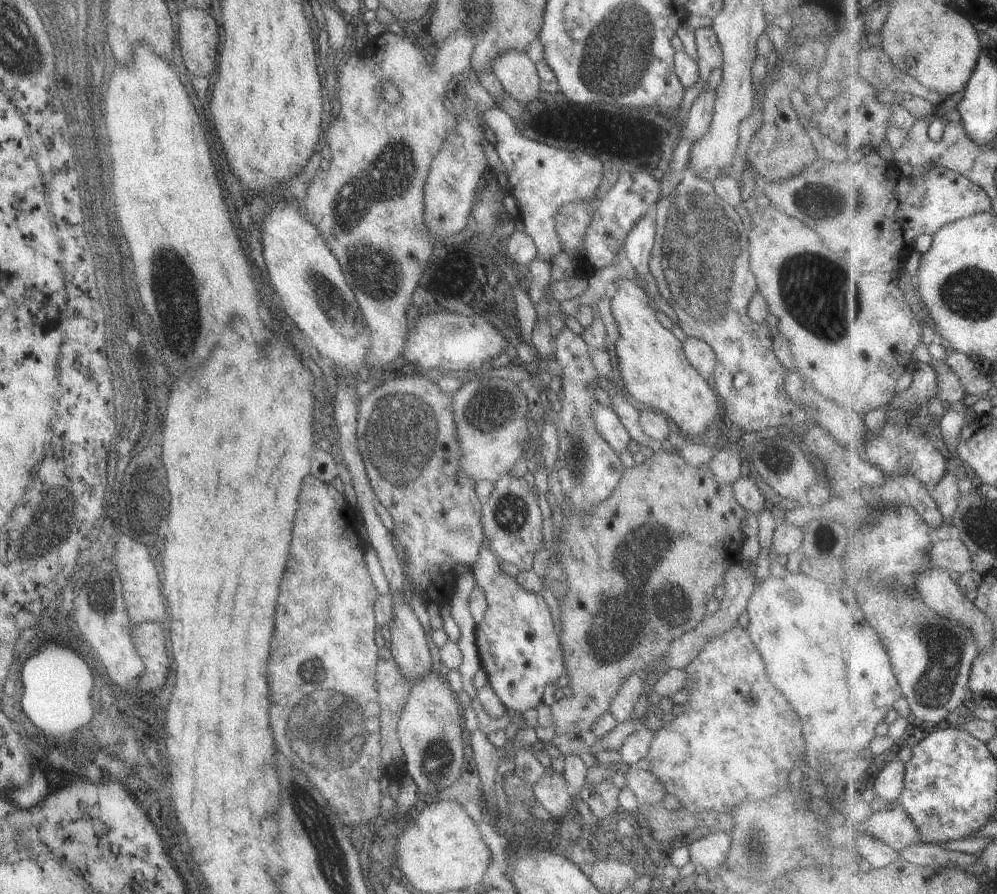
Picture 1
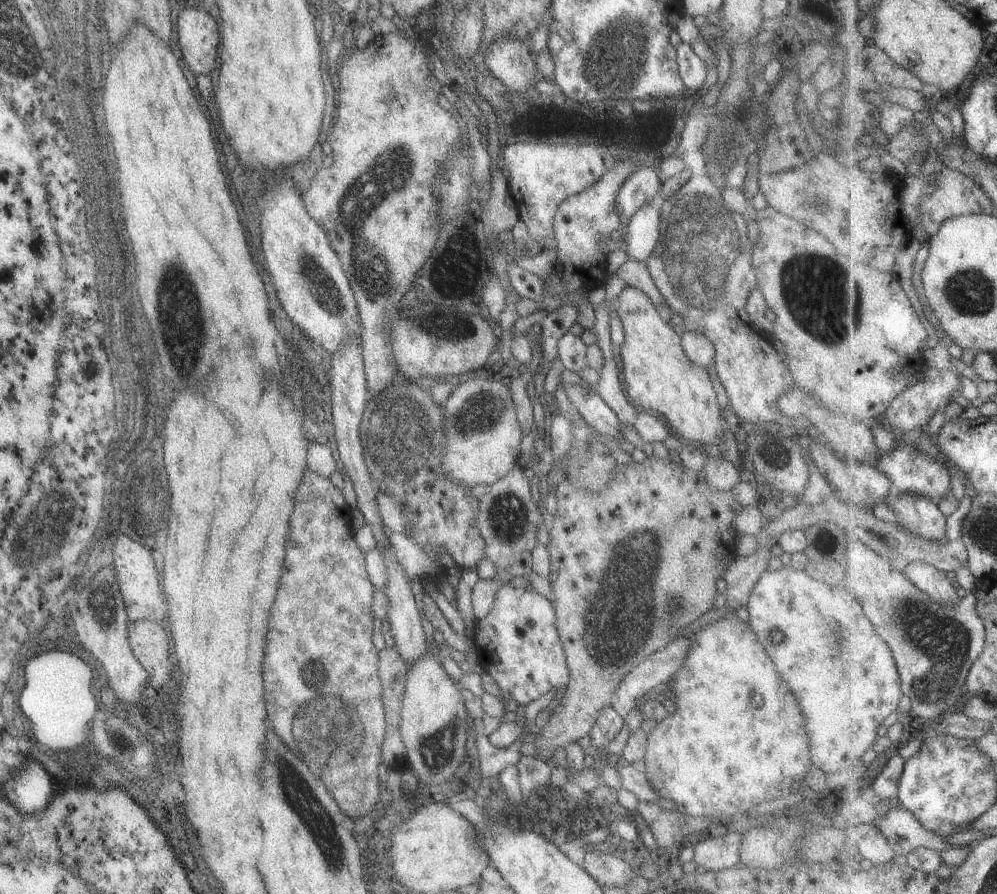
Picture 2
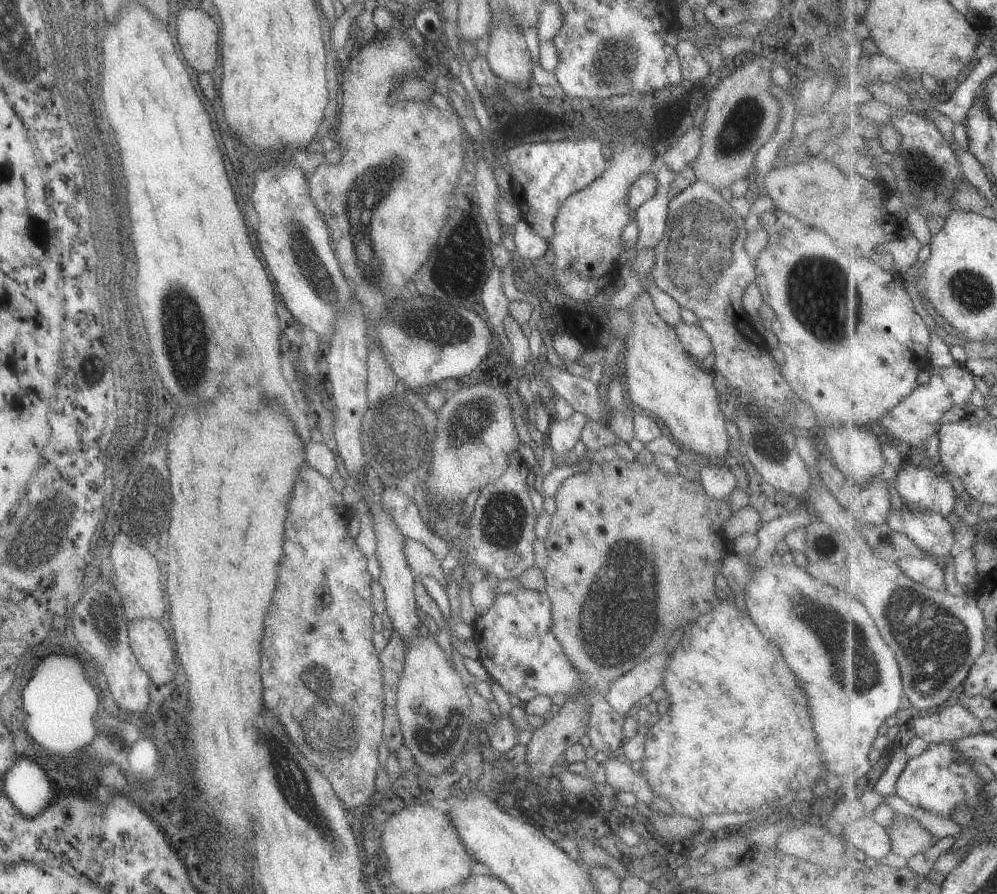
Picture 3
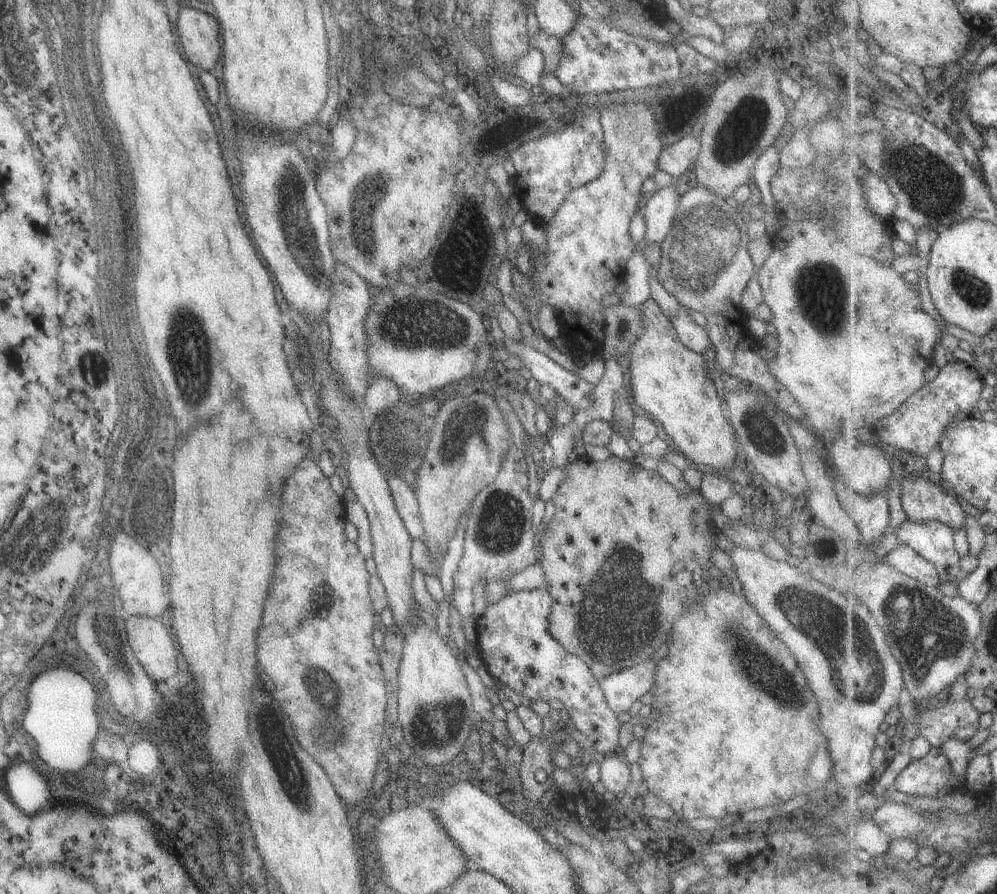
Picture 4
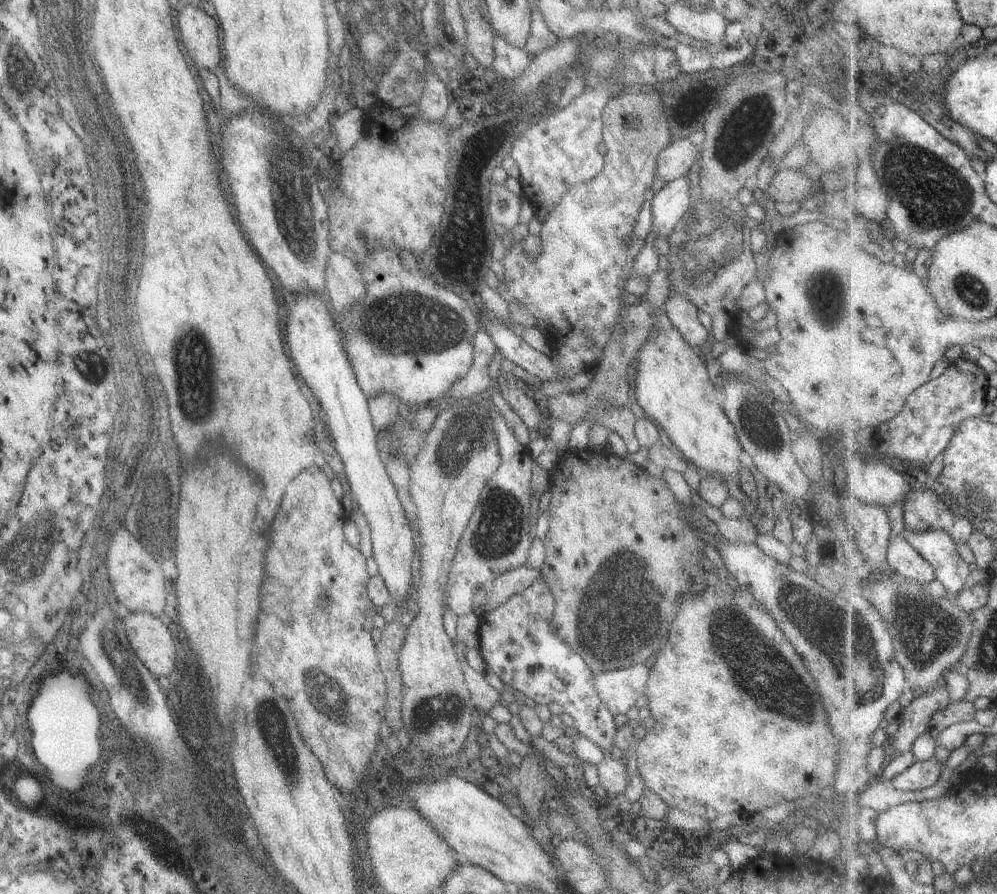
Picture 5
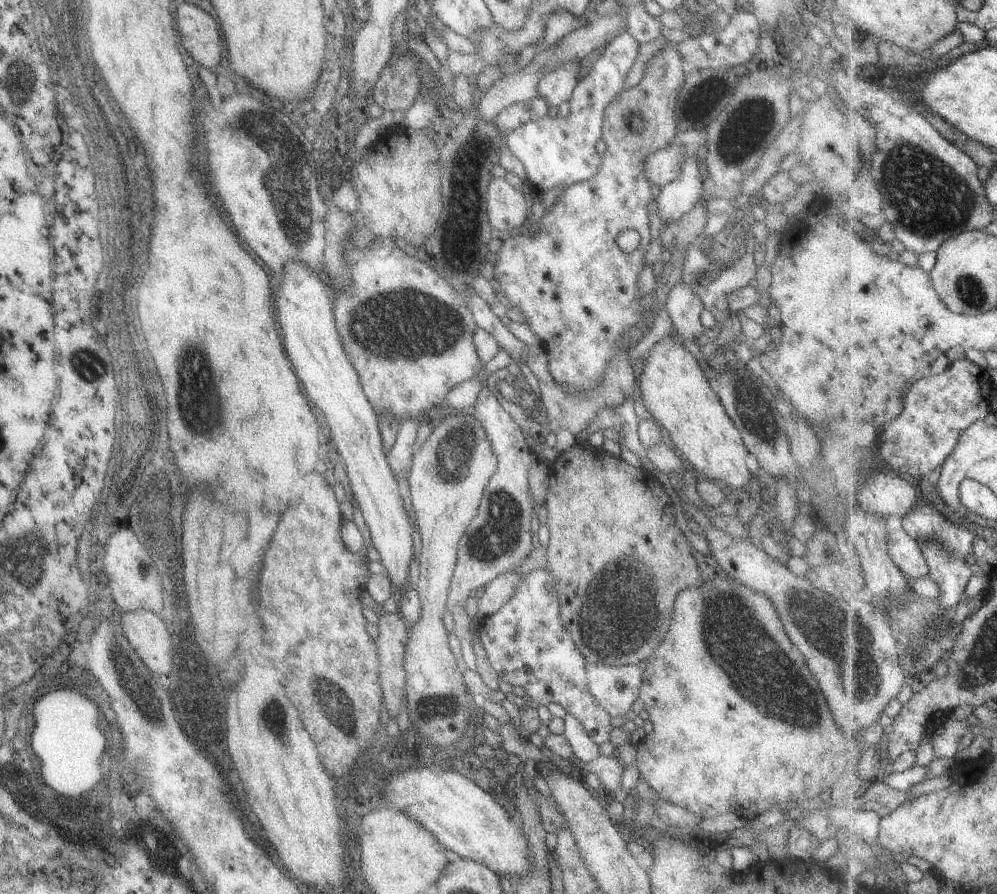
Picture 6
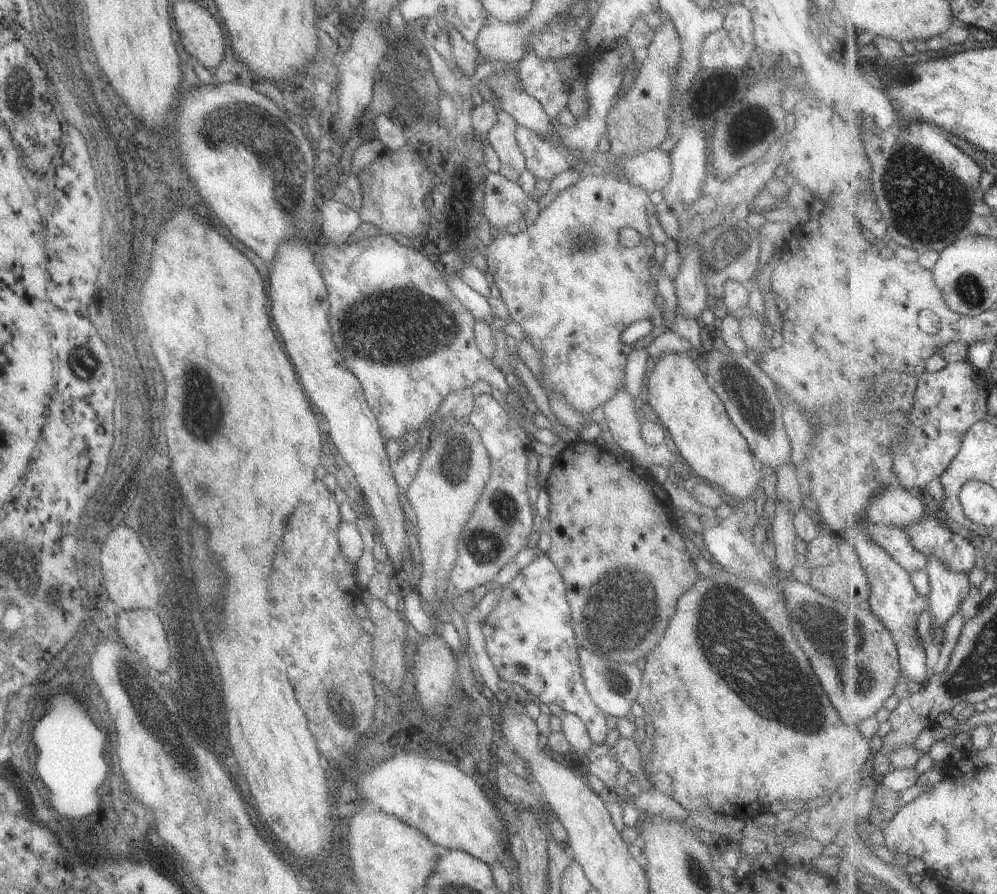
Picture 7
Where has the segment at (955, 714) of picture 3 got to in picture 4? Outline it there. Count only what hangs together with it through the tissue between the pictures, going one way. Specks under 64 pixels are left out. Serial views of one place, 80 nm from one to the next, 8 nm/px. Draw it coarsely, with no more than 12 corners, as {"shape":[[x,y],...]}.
{"shape":[[966,696],[916,714],[919,735],[943,747],[961,726],[979,725]]}

